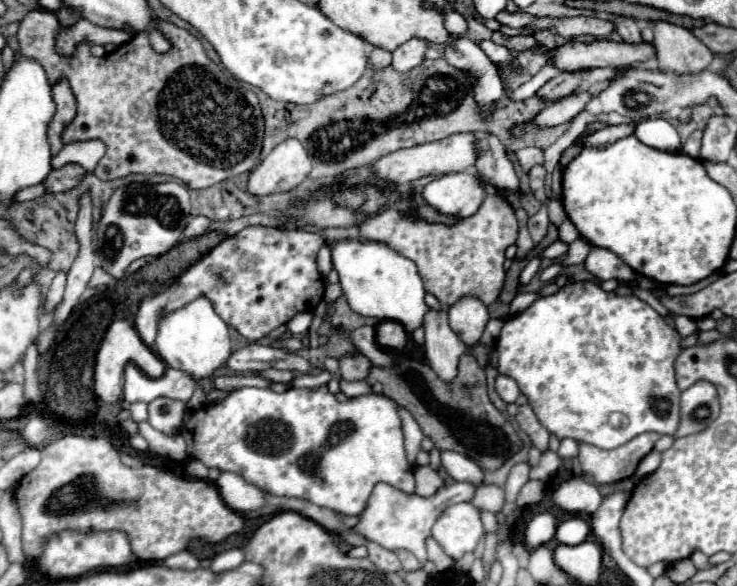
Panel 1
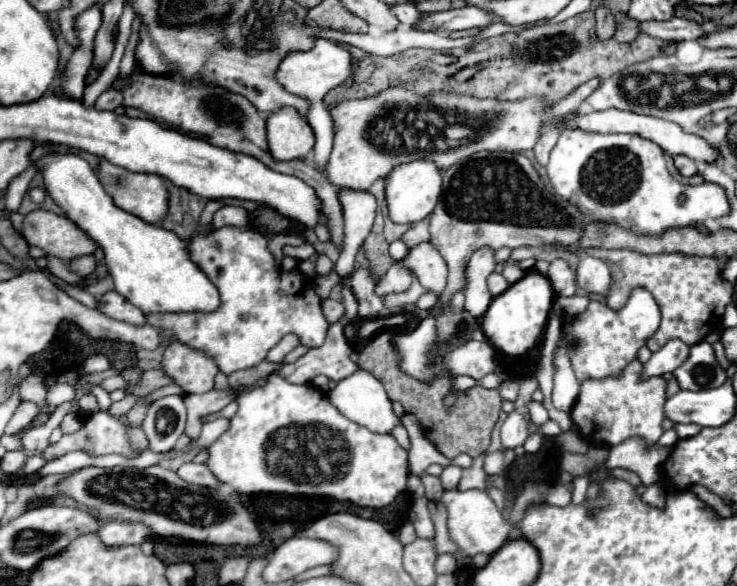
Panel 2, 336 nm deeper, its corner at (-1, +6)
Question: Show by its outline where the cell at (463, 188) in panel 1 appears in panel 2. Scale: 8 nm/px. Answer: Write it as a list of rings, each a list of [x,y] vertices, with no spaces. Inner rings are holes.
[[[418,159],[396,167],[386,177],[386,201],[388,201],[390,219],[394,223],[416,223],[426,219],[434,211],[440,191],[442,191],[442,171],[436,167],[436,163]]]

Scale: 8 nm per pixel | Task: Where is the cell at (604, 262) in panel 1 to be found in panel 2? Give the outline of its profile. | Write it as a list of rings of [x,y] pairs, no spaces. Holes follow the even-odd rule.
[[[582,255],[576,267],[576,283],[588,293],[606,295],[610,287],[610,267],[598,257]]]

